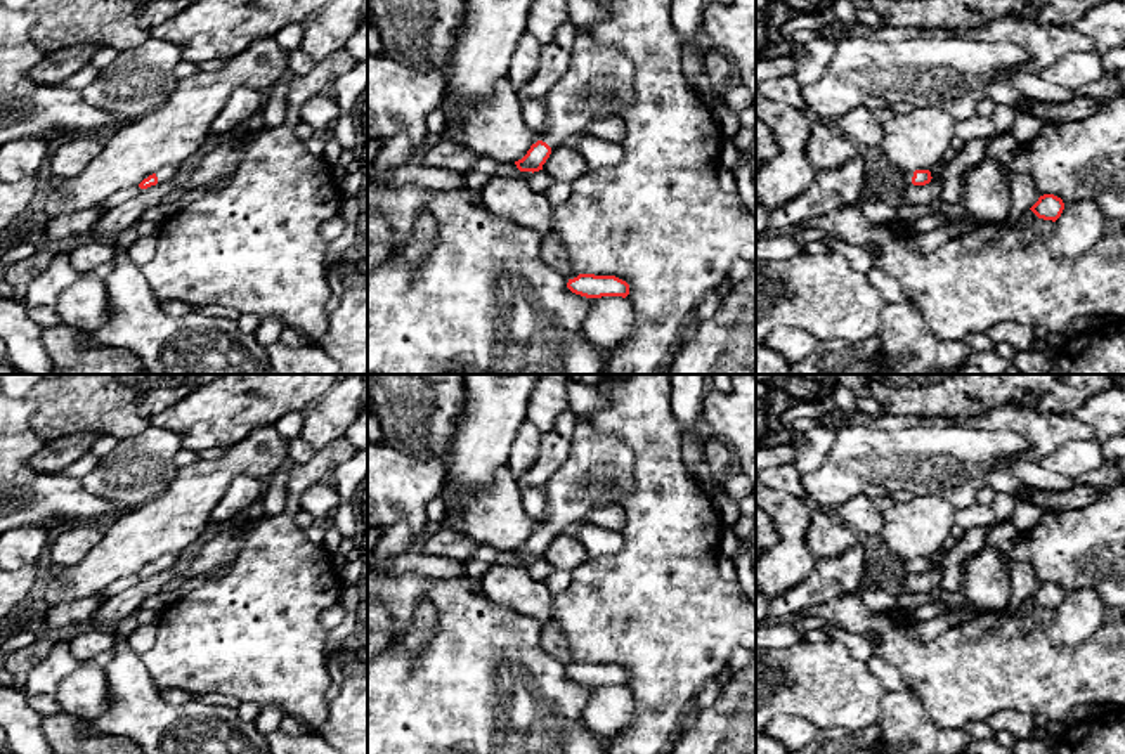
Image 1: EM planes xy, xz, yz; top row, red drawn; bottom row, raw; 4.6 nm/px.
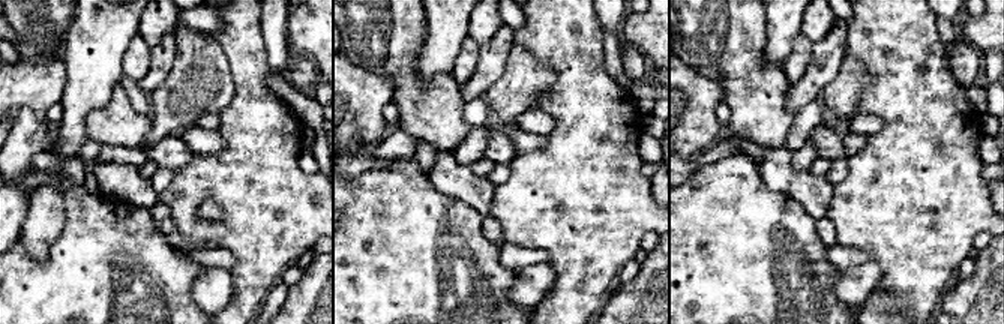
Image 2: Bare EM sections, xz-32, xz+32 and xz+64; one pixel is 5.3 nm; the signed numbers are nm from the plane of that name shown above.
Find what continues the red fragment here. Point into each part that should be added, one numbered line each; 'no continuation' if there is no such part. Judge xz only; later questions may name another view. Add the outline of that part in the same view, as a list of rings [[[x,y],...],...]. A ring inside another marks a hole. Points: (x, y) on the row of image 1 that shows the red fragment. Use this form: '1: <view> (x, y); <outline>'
1: xz (598, 84); [[[577,28],[569,69],[543,99],[548,123],[539,140],[551,151],[586,135],[593,121],[619,116],[634,101],[634,69],[617,47]]]

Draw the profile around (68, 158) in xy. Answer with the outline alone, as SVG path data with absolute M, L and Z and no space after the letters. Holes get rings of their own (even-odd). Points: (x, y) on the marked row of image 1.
M76 133L52 144L45 173L62 179L78 177L102 151L104 142L88 135Z

